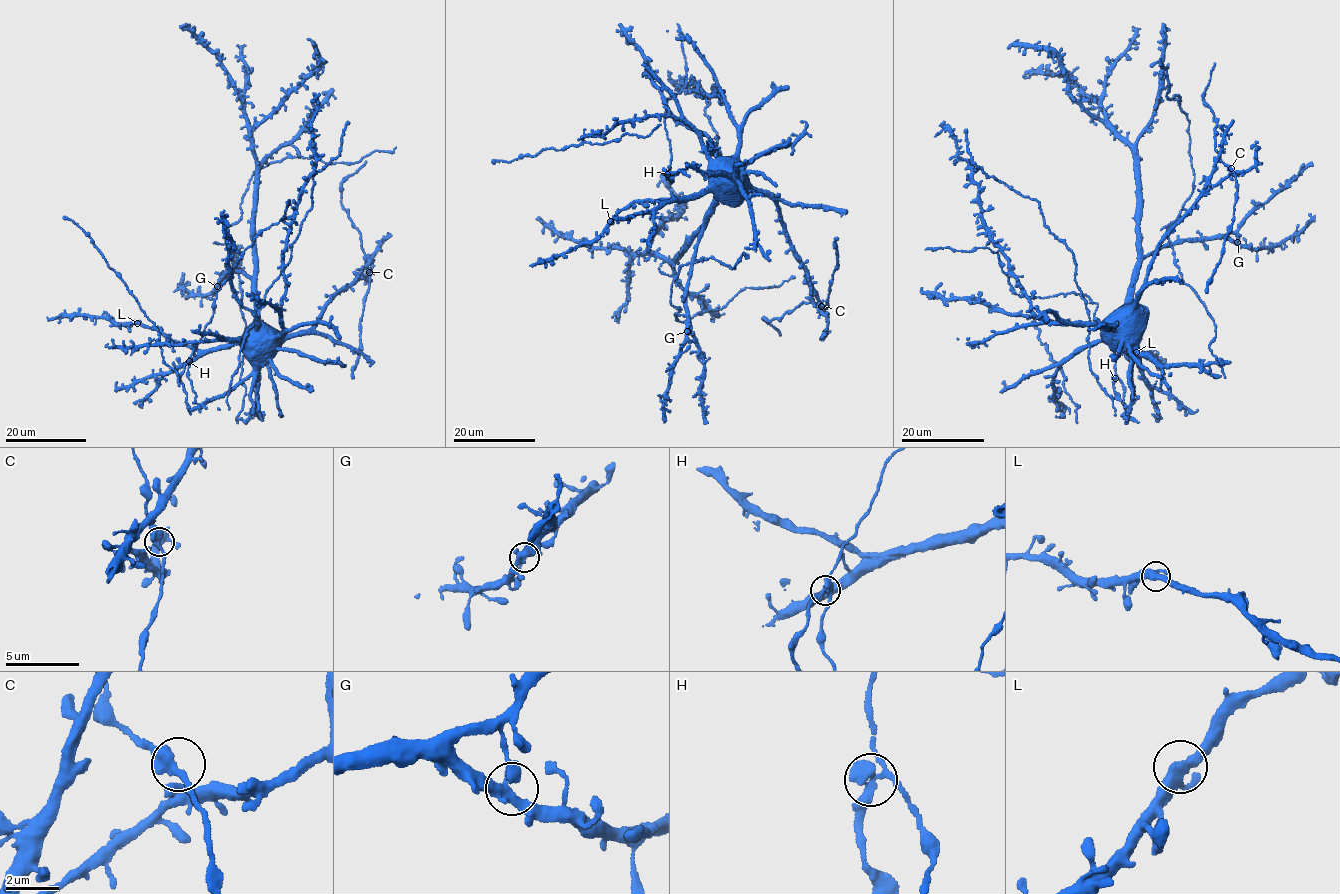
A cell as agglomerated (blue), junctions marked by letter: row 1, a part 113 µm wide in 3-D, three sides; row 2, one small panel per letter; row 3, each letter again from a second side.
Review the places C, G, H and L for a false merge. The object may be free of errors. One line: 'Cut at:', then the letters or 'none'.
Cut at: H

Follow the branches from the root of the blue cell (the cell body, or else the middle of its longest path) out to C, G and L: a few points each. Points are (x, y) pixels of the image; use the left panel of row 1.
C: (264, 354), (288, 338), (302, 334), (314, 324), (330, 297), (357, 280), (356, 277), (369, 272)
G: (264, 354), (266, 325), (259, 321), (254, 281), (244, 273), (231, 271), (217, 286)
L: (264, 354), (245, 342), (212, 350), (191, 349), (137, 322)

